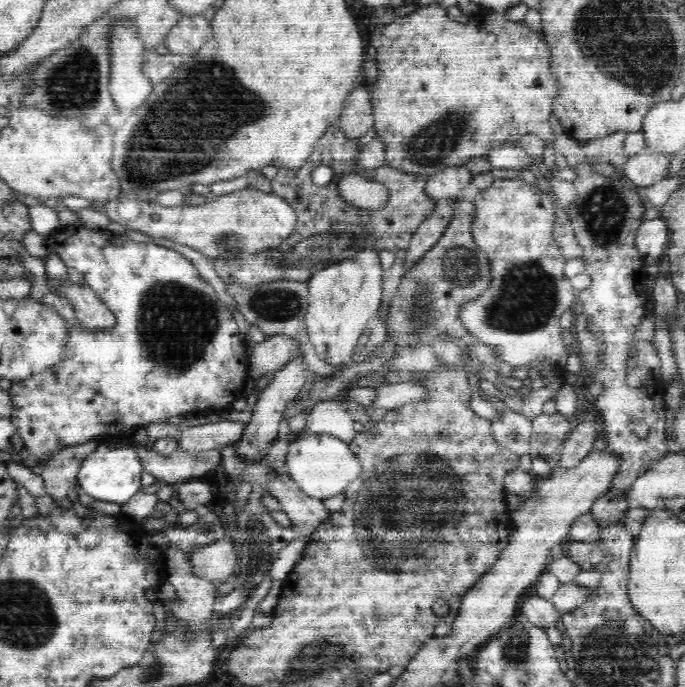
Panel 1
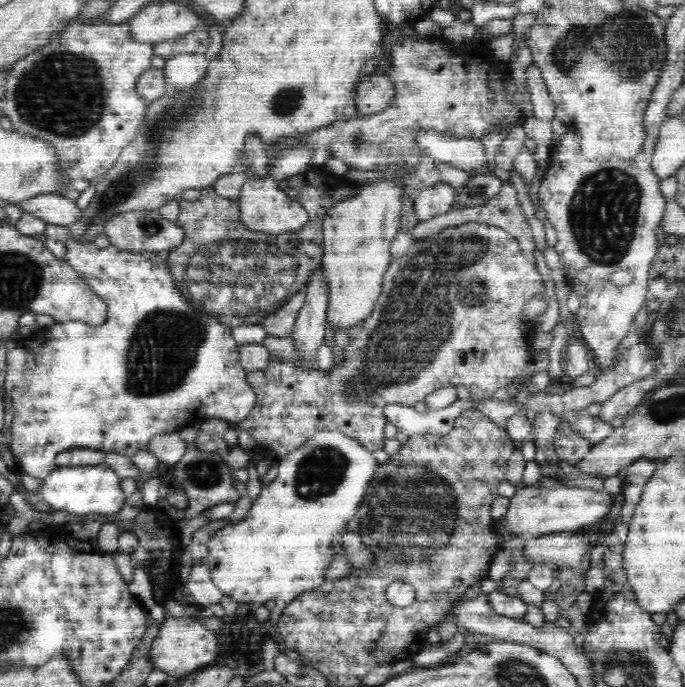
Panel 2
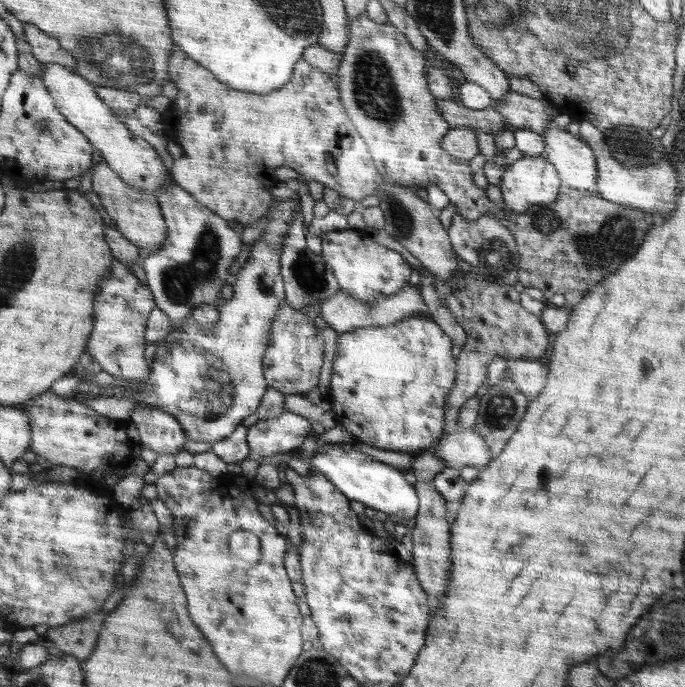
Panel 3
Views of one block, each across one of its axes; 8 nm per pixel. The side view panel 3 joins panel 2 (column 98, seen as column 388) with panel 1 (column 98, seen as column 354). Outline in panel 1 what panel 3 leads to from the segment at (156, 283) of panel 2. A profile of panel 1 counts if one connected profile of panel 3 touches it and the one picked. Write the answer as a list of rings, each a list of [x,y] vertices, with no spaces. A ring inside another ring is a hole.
[[[76,223],[73,225],[68,225],[64,227],[66,232],[60,232],[59,228],[54,230],[54,242],[52,242],[52,248],[54,248],[53,251],[56,253],[63,261],[64,264],[70,268],[76,269],[78,272],[81,272],[84,275],[85,284],[88,285],[96,294],[98,295],[98,298],[101,298],[101,301],[105,303],[106,306],[109,307],[110,310],[113,311],[114,316],[117,318],[117,324],[115,326],[112,326],[112,329],[102,329],[102,330],[96,330],[96,332],[86,329],[82,325],[71,325],[72,328],[68,330],[69,336],[67,338],[67,342],[64,345],[64,354],[65,358],[60,362],[58,365],[54,365],[53,368],[46,369],[42,373],[38,373],[32,376],[29,376],[24,381],[12,381],[11,387],[7,390],[10,393],[10,396],[13,398],[13,412],[9,416],[11,419],[13,419],[13,422],[16,423],[16,427],[18,430],[20,430],[20,438],[22,439],[22,442],[24,443],[24,446],[26,450],[29,450],[33,456],[33,454],[36,454],[38,456],[46,456],[46,454],[50,454],[50,452],[58,452],[59,450],[62,450],[63,448],[66,448],[68,446],[76,445],[76,444],[84,444],[84,442],[88,442],[89,440],[94,439],[96,436],[106,436],[110,439],[118,439],[117,433],[125,431],[129,431],[132,429],[136,429],[138,427],[144,427],[144,424],[154,424],[154,422],[162,422],[166,423],[166,419],[170,418],[170,416],[176,416],[176,415],[184,415],[185,413],[189,413],[190,411],[194,410],[204,410],[208,409],[209,411],[214,411],[216,409],[224,408],[224,407],[231,407],[232,402],[234,400],[238,400],[239,398],[246,397],[246,391],[244,386],[244,380],[248,380],[248,352],[246,352],[246,345],[244,342],[242,342],[242,338],[240,338],[240,332],[238,332],[239,328],[237,326],[236,320],[234,317],[232,317],[232,312],[226,308],[226,305],[220,299],[218,299],[218,295],[216,294],[216,291],[214,291],[214,288],[206,282],[205,279],[202,279],[200,275],[198,275],[198,270],[196,269],[196,266],[188,260],[188,258],[184,257],[181,253],[177,253],[173,249],[170,248],[164,248],[164,246],[160,246],[158,244],[142,244],[142,258],[140,258],[140,244],[138,242],[132,241],[132,240],[115,240],[110,244],[110,242],[106,242],[106,237],[108,234],[107,230],[98,230],[98,229],[88,229],[88,226],[82,225],[81,223]]]

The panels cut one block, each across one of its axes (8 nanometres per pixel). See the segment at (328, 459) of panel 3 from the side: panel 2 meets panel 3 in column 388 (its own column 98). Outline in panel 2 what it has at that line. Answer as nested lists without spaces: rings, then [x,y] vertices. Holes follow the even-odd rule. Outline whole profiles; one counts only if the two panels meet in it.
[[[104,463],[94,466],[57,466],[45,479],[41,479],[41,485],[35,494],[40,502],[48,504],[50,510],[64,510],[78,516],[92,513],[114,515],[126,500],[120,489],[121,481],[116,471]]]

